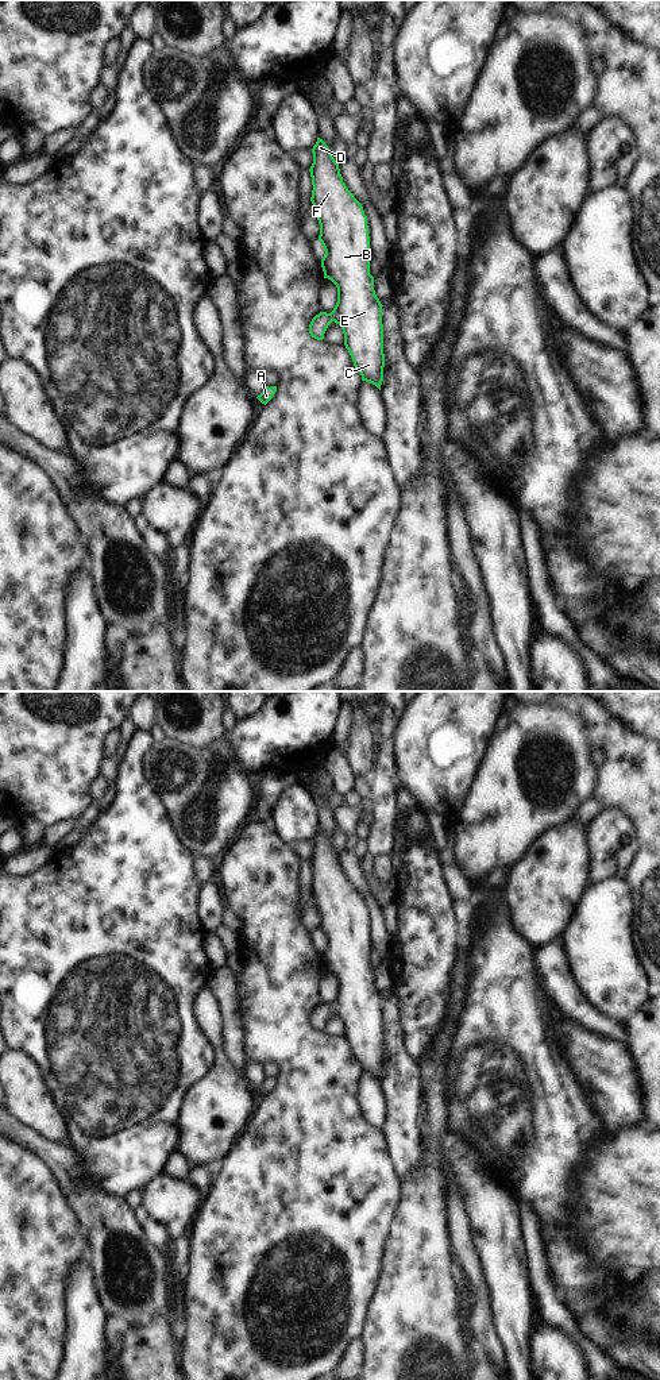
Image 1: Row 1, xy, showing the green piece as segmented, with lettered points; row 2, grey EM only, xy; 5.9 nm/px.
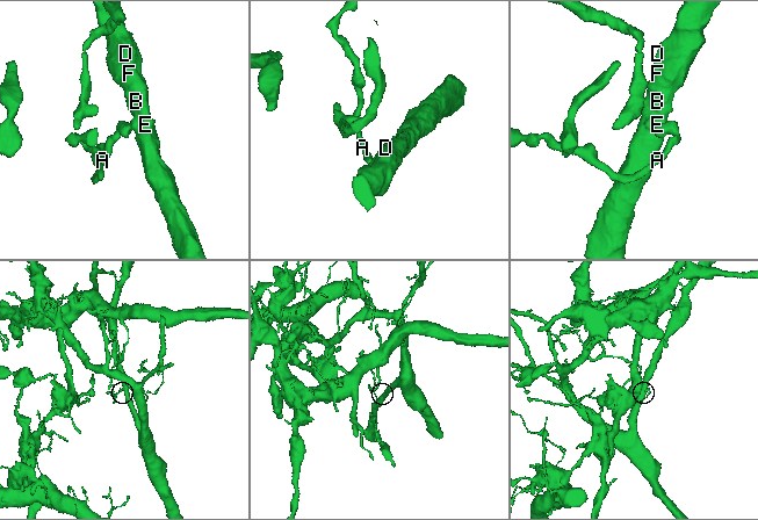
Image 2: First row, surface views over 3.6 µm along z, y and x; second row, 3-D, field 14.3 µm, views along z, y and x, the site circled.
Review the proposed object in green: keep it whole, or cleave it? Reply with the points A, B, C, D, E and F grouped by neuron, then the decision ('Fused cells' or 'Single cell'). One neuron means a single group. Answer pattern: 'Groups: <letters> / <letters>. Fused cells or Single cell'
Groups: A B C D E F. Single cell.

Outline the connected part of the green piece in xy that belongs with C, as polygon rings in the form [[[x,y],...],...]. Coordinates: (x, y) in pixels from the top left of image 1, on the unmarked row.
[[[317,829],[312,840],[313,855],[309,860],[312,868],[312,888],[314,906],[320,915],[319,932],[325,947],[321,951],[324,970],[337,979],[337,994],[331,1005],[320,1003],[309,1015],[309,1025],[317,1032],[324,1030],[328,1017],[335,1013],[344,1025],[344,1037],[348,1041],[362,1072],[375,1076],[381,1082],[383,1072],[383,1015],[382,995],[374,982],[374,968],[370,965],[370,928],[367,907],[362,895],[354,888],[343,874],[339,853],[329,844],[325,833]]]

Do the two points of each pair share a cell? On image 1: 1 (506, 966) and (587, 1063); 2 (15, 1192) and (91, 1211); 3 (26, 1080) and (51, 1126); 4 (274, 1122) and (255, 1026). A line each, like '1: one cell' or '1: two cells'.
1: two cells
2: two cells
3: one cell
4: one cell

